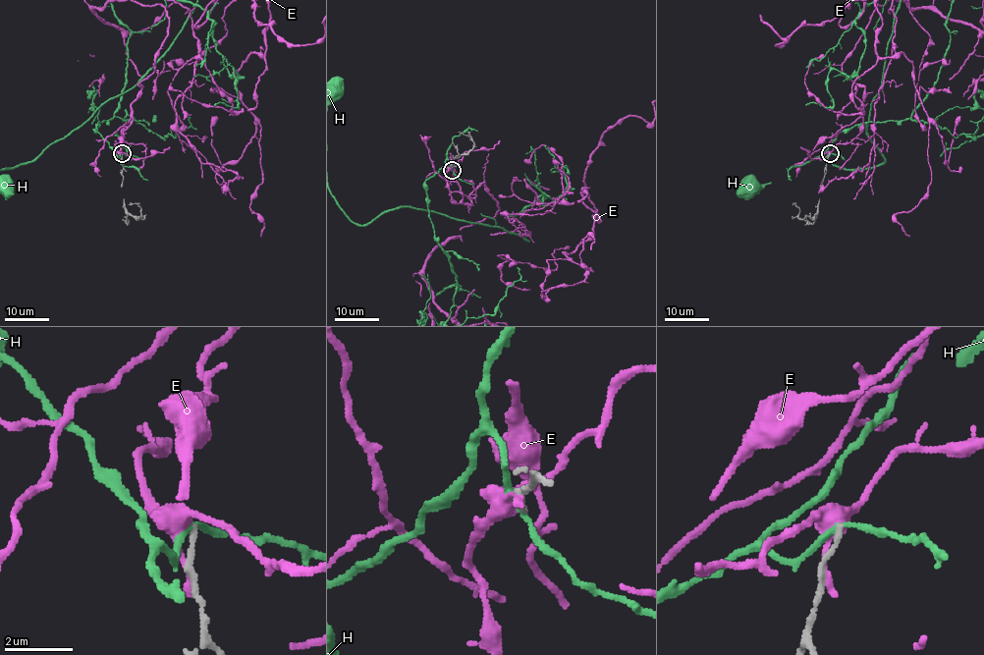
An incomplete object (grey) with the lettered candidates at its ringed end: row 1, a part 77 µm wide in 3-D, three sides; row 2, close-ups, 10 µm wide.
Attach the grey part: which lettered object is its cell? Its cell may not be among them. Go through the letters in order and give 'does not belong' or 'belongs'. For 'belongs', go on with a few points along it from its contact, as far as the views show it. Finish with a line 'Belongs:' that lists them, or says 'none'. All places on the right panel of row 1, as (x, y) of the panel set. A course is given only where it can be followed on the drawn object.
E: does not belong
H: does not belong
Belongs: none

